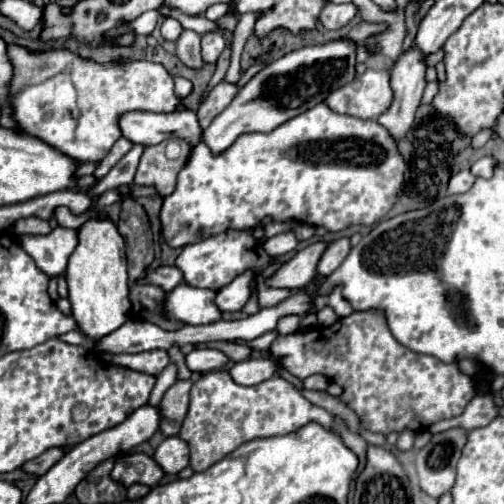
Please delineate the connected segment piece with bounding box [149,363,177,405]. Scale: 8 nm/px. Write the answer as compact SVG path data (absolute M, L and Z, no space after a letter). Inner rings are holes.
M169 363L169 365L161 371L161 375L157 377L157 385L153 387L153 397L149 399L149 403L151 403L151 405L159 405L163 393L165 393L175 381L177 381L177 367L175 367L173 363Z

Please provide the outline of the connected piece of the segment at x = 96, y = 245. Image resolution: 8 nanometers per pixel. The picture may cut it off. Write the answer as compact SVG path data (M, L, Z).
M93 217L77 229L77 247L69 257L65 279L69 285L69 301L73 305L73 317L81 325L81 331L89 339L99 339L105 333L121 327L127 321L129 297L127 297L127 257L125 241L111 219Z

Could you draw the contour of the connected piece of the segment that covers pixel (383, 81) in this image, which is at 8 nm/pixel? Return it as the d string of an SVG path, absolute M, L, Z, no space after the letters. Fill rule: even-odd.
M367 69L349 85L333 91L323 103L337 113L347 113L359 119L377 119L393 99L389 87L389 71Z

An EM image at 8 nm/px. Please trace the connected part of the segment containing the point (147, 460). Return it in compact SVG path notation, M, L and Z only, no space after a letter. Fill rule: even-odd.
M127 453L115 459L111 479L129 487L133 483L143 483L143 485L157 485L163 477L161 467L145 453Z

